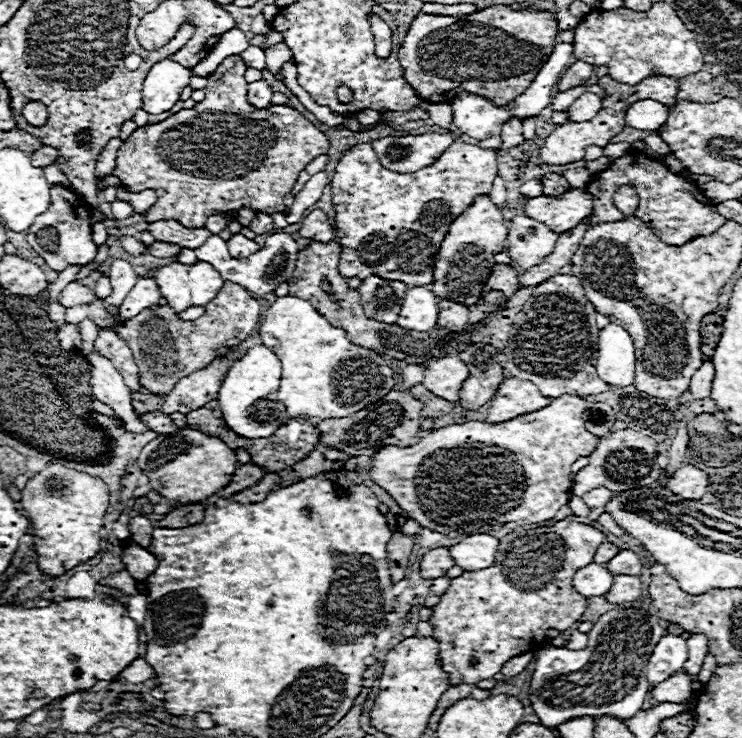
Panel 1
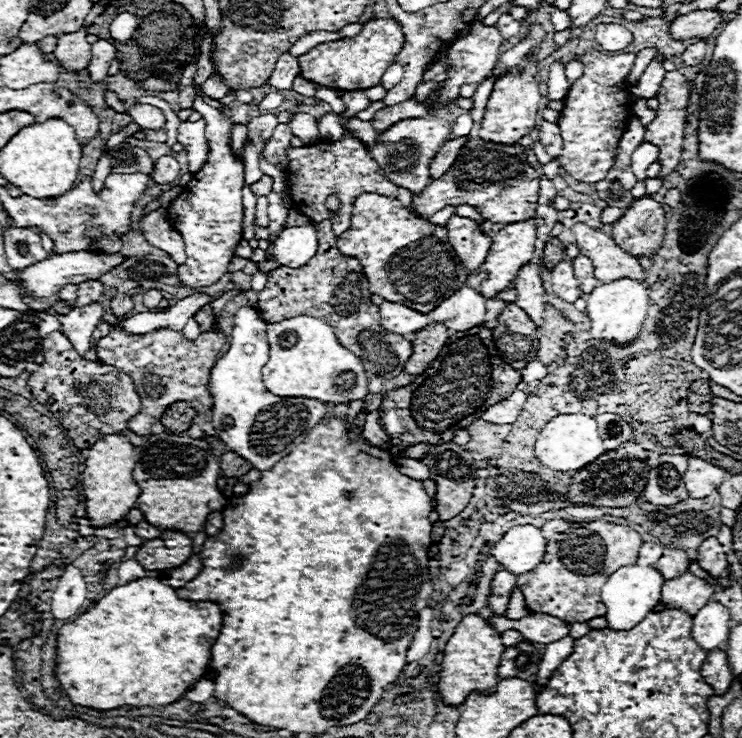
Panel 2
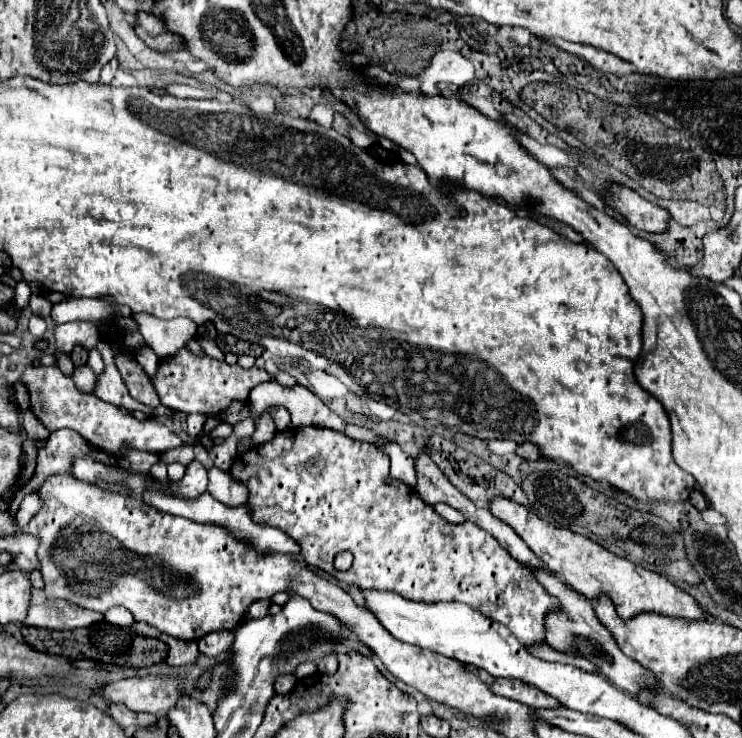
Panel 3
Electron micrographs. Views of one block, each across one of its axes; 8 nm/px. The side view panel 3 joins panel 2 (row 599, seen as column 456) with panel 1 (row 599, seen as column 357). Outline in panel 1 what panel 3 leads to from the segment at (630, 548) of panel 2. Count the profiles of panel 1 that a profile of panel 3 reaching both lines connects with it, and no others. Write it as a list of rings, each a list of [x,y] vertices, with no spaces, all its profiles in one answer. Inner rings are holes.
[[[564,518],[548,528],[526,530],[518,526],[514,532],[500,538],[496,560],[490,568],[462,572],[458,578],[452,578],[448,590],[440,596],[440,602],[432,608],[432,616],[428,620],[440,646],[440,666],[450,676],[450,684],[476,684],[484,678],[492,678],[512,656],[536,650],[546,638],[546,628],[564,632],[578,622],[588,600],[572,588],[572,576],[576,570],[592,562],[592,554],[602,542],[606,542],[606,538],[600,530],[574,522],[572,518]]]

